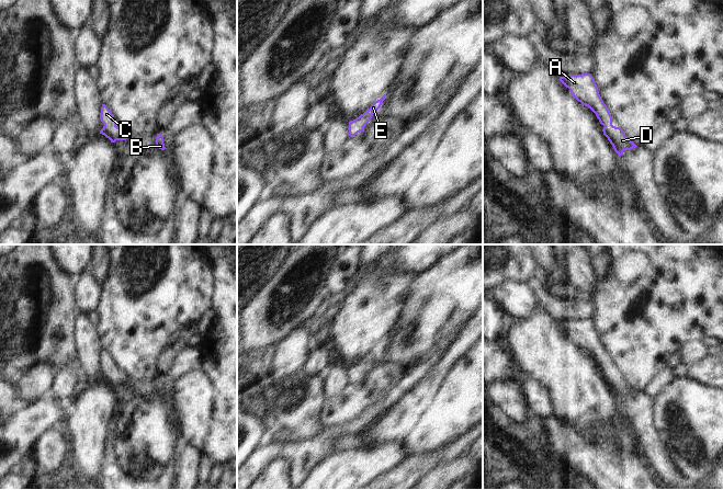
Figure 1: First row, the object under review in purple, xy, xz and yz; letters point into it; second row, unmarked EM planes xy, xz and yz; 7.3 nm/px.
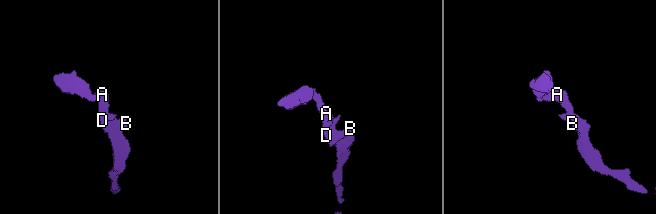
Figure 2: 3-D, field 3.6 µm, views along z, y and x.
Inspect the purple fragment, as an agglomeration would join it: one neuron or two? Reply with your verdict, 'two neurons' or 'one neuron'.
one neuron

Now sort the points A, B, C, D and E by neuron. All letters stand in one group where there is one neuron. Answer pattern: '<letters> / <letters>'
A B C D E

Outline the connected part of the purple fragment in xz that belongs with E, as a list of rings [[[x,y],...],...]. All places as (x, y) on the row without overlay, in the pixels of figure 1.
[[[384,340],[380,345],[375,346],[363,360],[349,367],[349,381],[355,381],[358,378],[364,377],[365,371],[371,366],[374,357],[381,353],[385,342],[386,341]]]

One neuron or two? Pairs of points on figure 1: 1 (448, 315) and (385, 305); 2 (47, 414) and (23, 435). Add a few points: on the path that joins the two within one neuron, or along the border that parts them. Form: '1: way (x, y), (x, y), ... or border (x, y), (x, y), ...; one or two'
1: border (411, 284), (407, 299), (391, 331); two
2: way (42, 417), (29, 430); one

